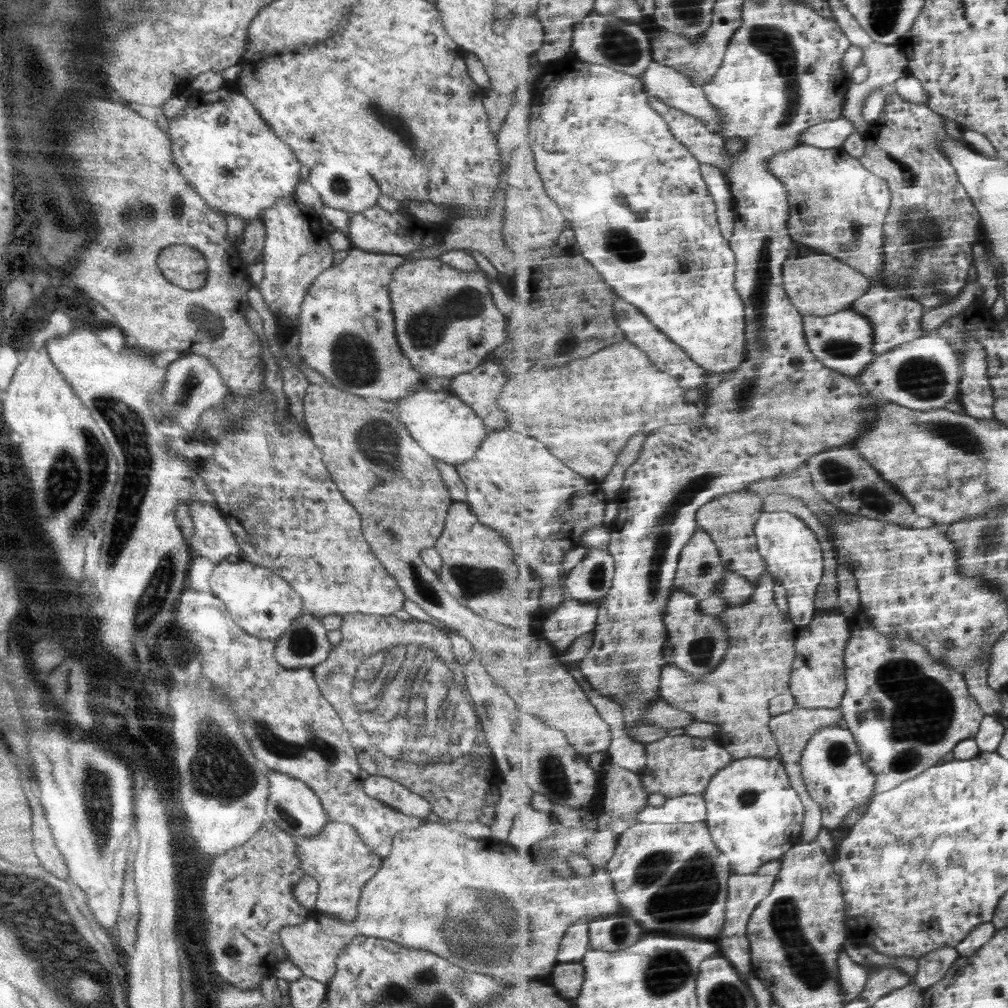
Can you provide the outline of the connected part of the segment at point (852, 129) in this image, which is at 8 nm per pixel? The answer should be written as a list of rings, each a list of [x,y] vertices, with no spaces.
[[[843,114],[839,119],[808,128],[808,131],[801,137],[801,143],[822,149],[839,148],[844,147],[847,141],[857,134],[859,130],[856,123]]]

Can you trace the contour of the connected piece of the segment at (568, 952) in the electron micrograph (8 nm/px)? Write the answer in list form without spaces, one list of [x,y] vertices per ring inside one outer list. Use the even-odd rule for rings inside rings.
[[[580,919],[574,924],[568,934],[564,937],[563,943],[559,947],[559,962],[578,962],[590,952],[591,936],[588,919]]]

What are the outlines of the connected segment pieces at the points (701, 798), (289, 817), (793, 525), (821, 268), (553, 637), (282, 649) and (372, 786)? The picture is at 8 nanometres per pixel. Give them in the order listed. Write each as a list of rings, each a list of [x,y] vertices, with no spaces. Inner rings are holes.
[[[702,793],[668,798],[660,807],[647,806],[638,819],[650,824],[704,823],[708,820],[707,796]]]
[[[271,771],[268,772],[267,777],[268,785],[270,785],[268,806],[266,806],[269,818],[278,828],[293,837],[318,836],[330,819],[320,802],[320,797],[316,796],[316,793],[301,780],[296,780],[282,772]]]
[[[765,512],[757,524],[757,536],[760,552],[767,560],[772,576],[780,580],[787,588],[792,620],[800,629],[808,627],[817,616],[816,596],[827,571],[826,555],[824,555],[822,542],[818,540],[818,534],[802,518],[798,518],[798,515],[790,512]]]
[[[815,252],[787,260],[784,266],[785,285],[792,302],[804,315],[830,316],[852,307],[876,284],[859,269],[845,264],[837,256]]]
[[[564,596],[557,599],[555,604],[564,604],[564,608],[562,612],[556,610],[548,618],[542,634],[552,643],[552,647],[568,652],[578,638],[596,630],[600,606],[598,603],[571,600]]]
[[[308,612],[296,617],[284,635],[276,642],[274,657],[284,668],[312,668],[324,662],[329,656],[333,646],[327,639],[327,631],[320,622],[320,618]]]
[[[369,775],[363,781],[363,786],[368,796],[404,814],[424,819],[431,813],[428,800],[387,776]]]

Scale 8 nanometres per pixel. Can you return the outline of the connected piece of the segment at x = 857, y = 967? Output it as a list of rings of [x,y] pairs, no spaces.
[[[847,951],[840,956],[839,963],[839,982],[844,988],[844,993],[848,993],[847,1004],[850,1004],[854,998],[858,998],[866,990],[873,971],[866,965],[856,963]]]

